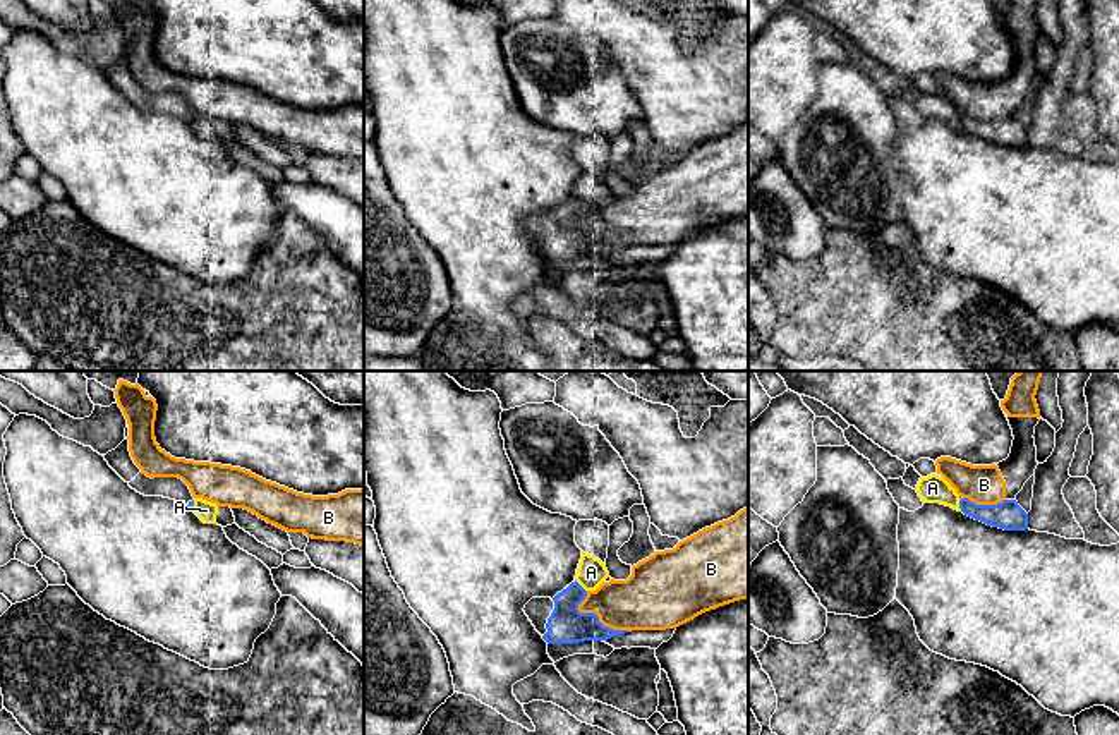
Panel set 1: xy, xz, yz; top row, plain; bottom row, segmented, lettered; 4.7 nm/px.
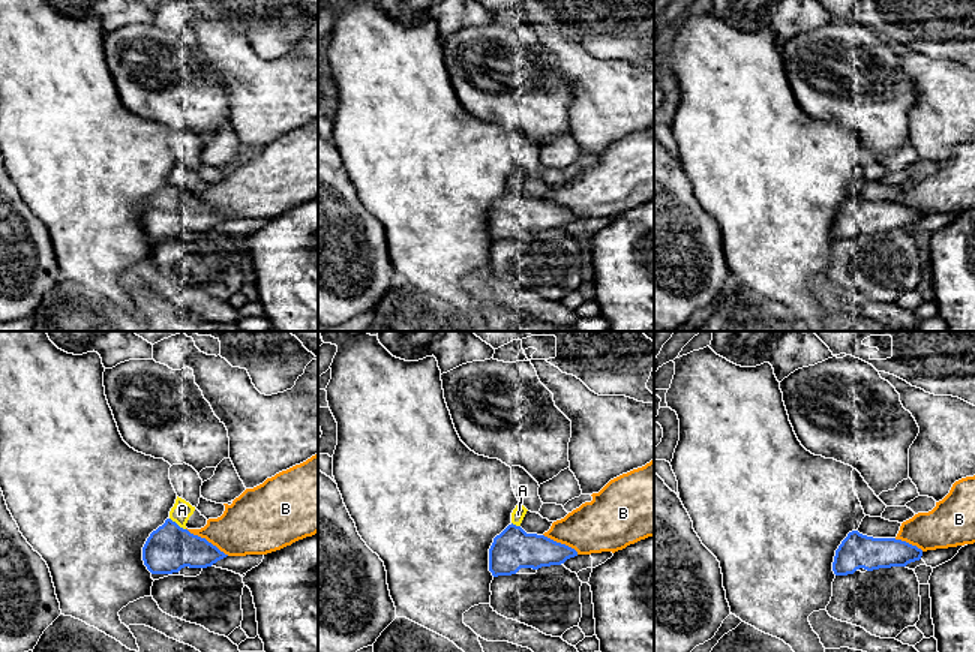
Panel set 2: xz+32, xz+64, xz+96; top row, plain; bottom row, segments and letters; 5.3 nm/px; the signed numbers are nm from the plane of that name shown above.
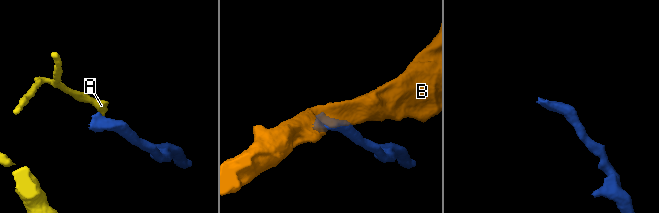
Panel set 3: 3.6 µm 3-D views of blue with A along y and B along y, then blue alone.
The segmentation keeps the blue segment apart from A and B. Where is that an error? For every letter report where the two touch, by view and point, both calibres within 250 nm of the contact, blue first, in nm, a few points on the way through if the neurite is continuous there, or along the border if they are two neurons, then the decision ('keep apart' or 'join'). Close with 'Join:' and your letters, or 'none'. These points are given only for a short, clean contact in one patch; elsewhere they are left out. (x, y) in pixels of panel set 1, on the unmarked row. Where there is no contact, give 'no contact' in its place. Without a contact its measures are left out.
A: xz (580, 201) | 180/140 nm | keep apart
B: xz (596, 230) | 180/280 nm | keep apart
Join: none

